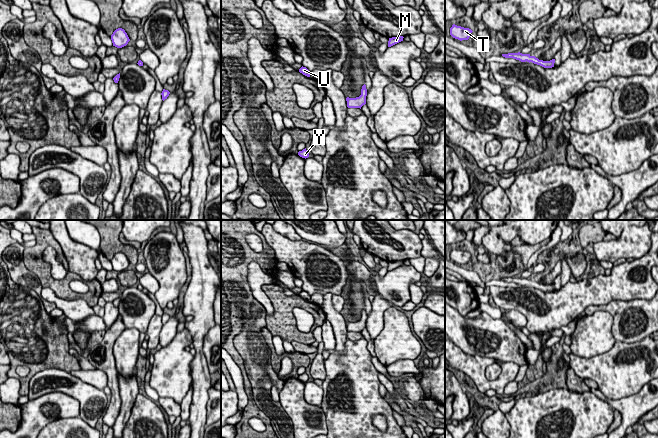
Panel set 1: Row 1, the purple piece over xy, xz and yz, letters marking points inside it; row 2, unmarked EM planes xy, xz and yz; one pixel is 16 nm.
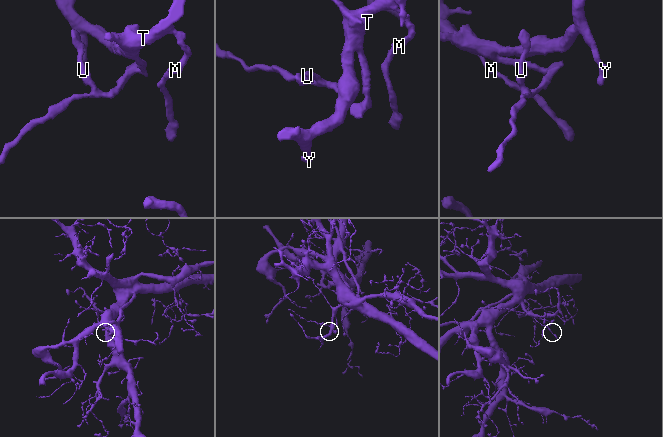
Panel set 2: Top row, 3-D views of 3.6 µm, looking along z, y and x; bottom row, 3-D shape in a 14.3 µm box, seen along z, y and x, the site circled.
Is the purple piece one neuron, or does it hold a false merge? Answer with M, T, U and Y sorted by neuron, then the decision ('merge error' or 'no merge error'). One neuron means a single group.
M T Y / U; merge error

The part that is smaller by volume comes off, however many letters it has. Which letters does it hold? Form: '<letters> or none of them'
U

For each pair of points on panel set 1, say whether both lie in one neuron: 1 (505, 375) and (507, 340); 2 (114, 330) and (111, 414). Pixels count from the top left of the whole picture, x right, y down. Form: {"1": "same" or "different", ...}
{"1": "different", "2": "same"}

